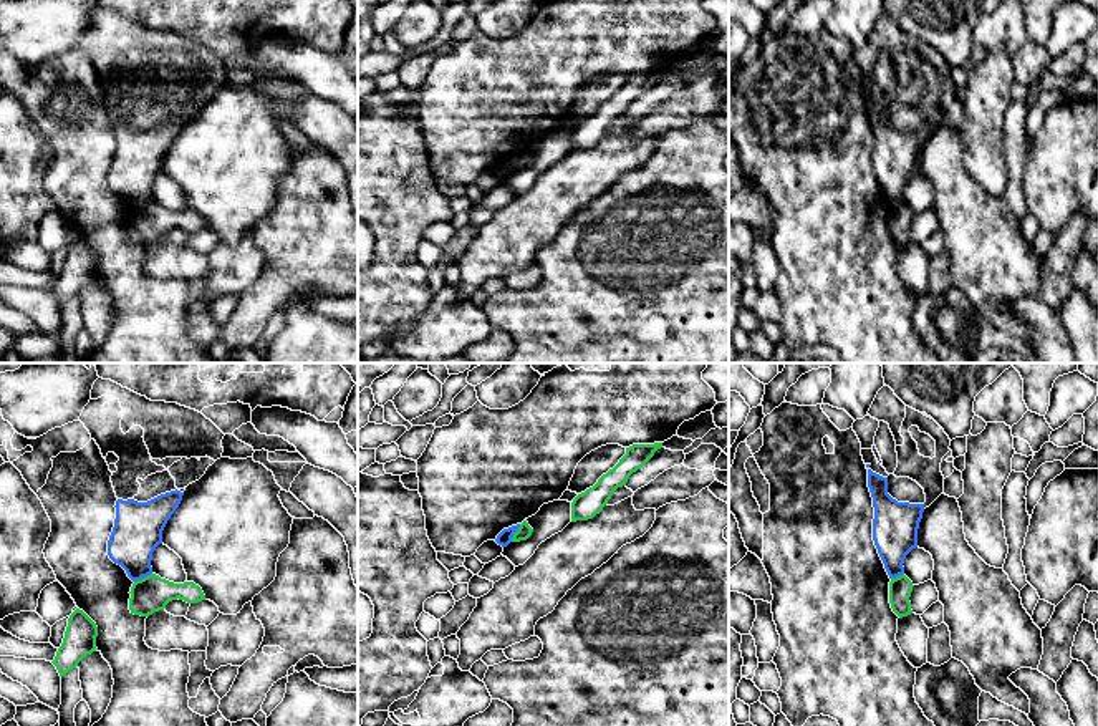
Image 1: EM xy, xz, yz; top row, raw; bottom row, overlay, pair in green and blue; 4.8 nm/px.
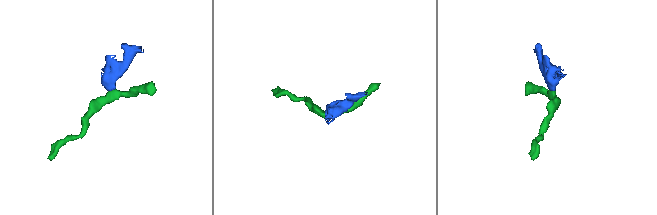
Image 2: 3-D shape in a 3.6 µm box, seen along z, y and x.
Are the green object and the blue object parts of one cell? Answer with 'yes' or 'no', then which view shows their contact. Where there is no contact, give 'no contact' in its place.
no | xy

